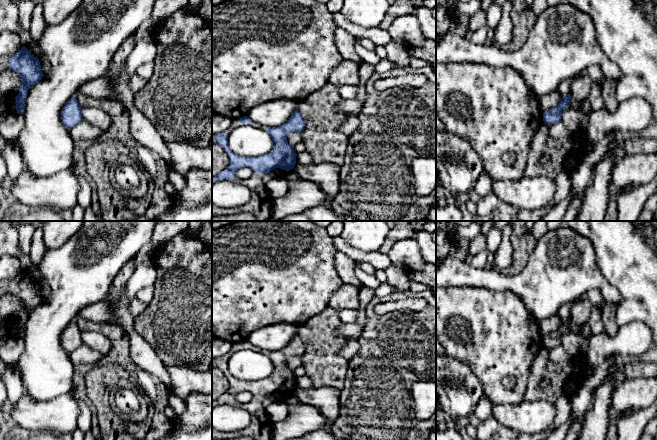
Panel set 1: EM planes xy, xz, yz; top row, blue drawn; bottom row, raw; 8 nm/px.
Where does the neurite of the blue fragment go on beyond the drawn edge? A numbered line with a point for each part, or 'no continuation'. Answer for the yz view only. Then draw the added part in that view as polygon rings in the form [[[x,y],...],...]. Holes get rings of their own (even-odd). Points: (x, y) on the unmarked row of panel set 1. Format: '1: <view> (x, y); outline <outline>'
no continuation

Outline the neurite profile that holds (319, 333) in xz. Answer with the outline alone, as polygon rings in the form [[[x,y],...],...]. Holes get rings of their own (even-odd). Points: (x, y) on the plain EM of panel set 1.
[[[328,306],[298,326],[299,336],[305,345],[302,366],[315,387],[339,390],[344,387],[348,360],[338,354],[346,342],[337,336],[340,325],[339,312]]]

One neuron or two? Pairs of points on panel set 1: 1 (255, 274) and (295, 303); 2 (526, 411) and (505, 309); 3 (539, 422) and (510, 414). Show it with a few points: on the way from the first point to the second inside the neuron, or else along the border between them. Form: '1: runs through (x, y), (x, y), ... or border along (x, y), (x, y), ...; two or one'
1: runs through (265, 278), (285, 298); one
2: border along (524, 400), (515, 404), (501, 404); two
3: runs through (532, 417), (517, 417); one

